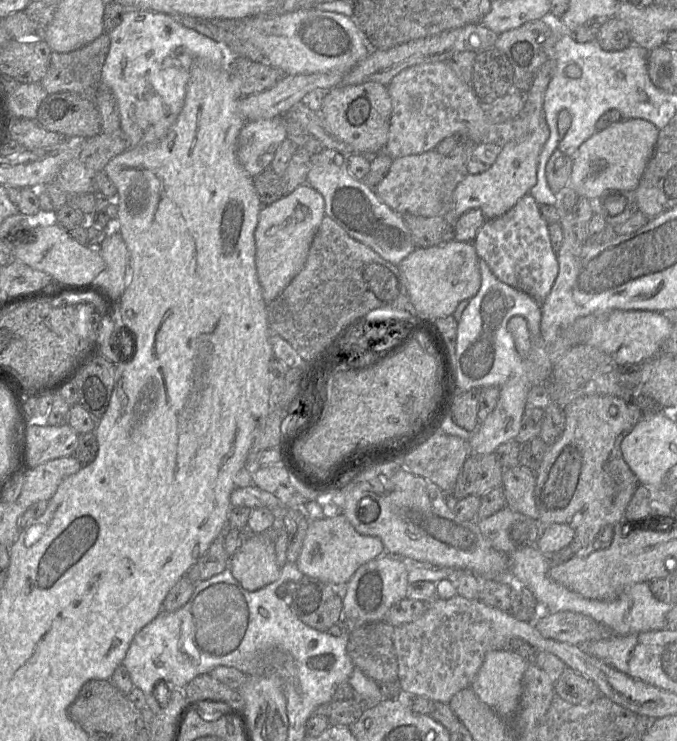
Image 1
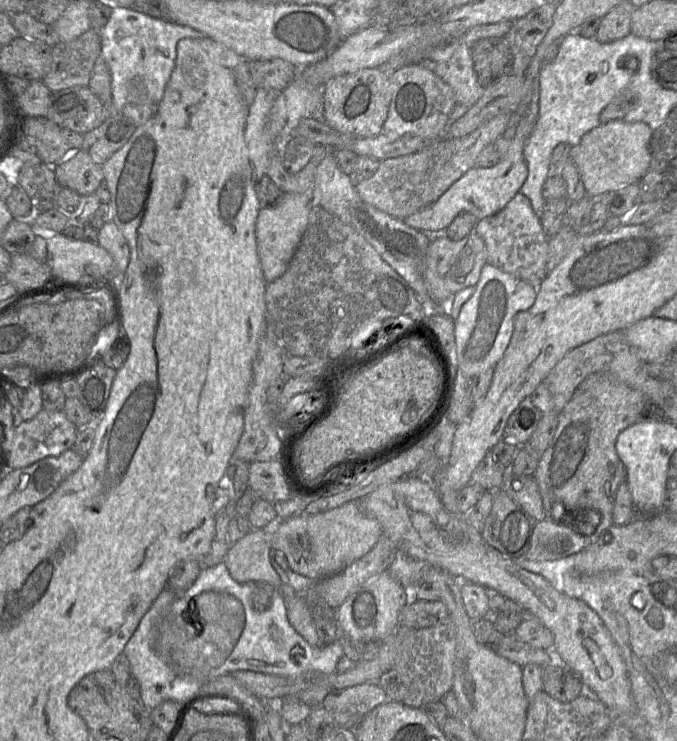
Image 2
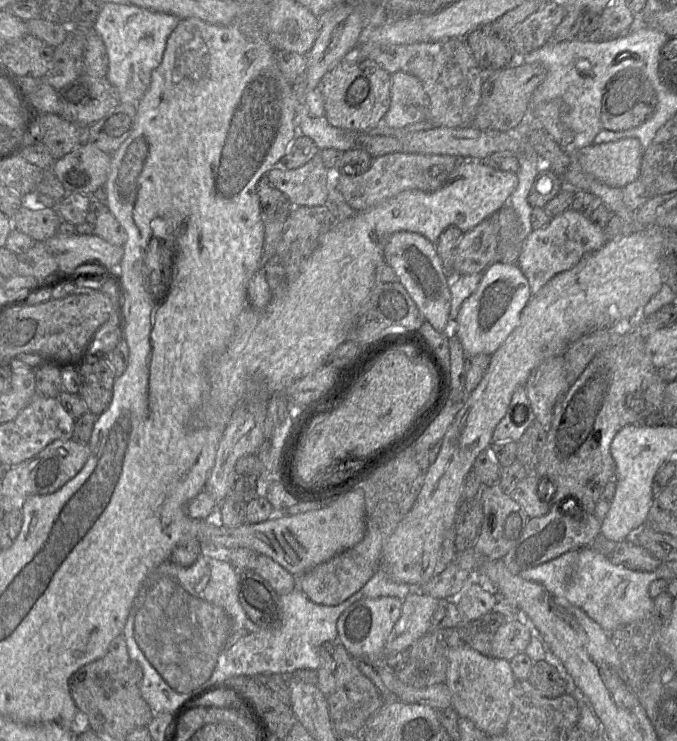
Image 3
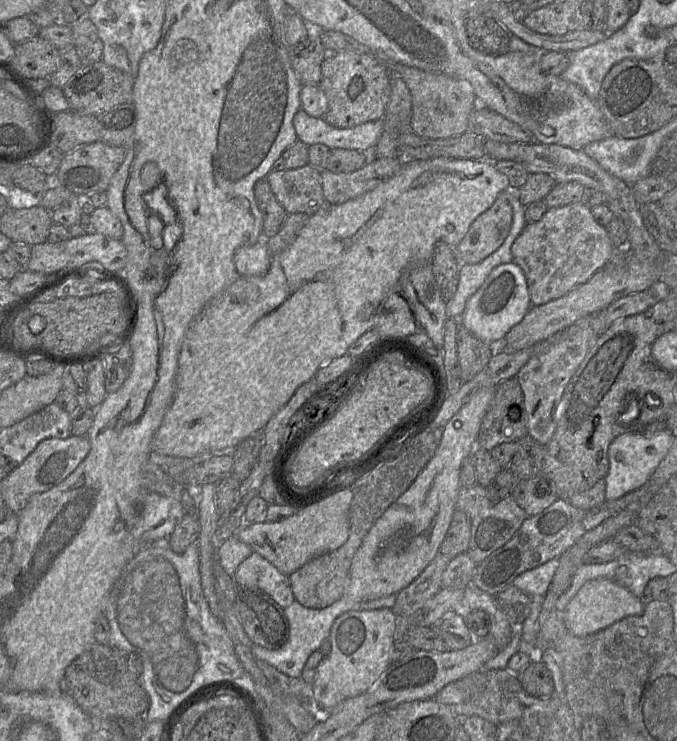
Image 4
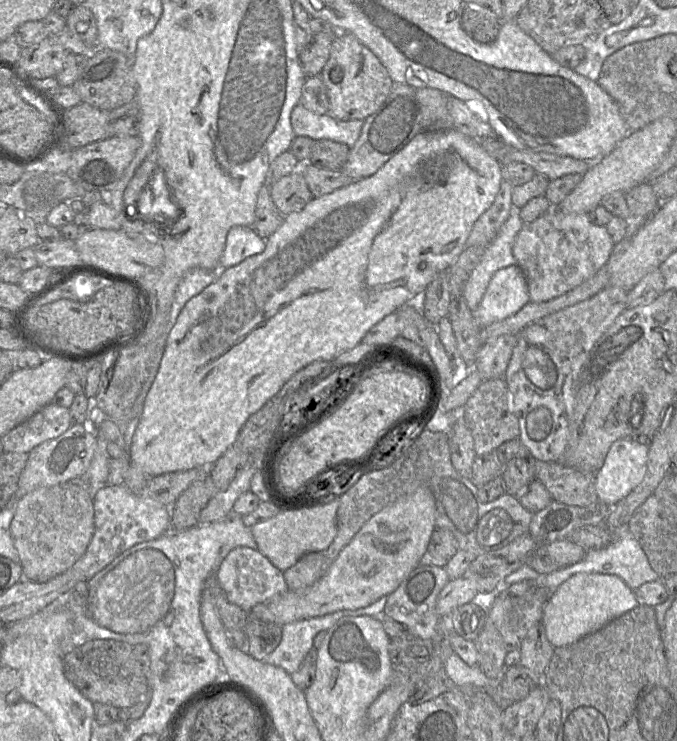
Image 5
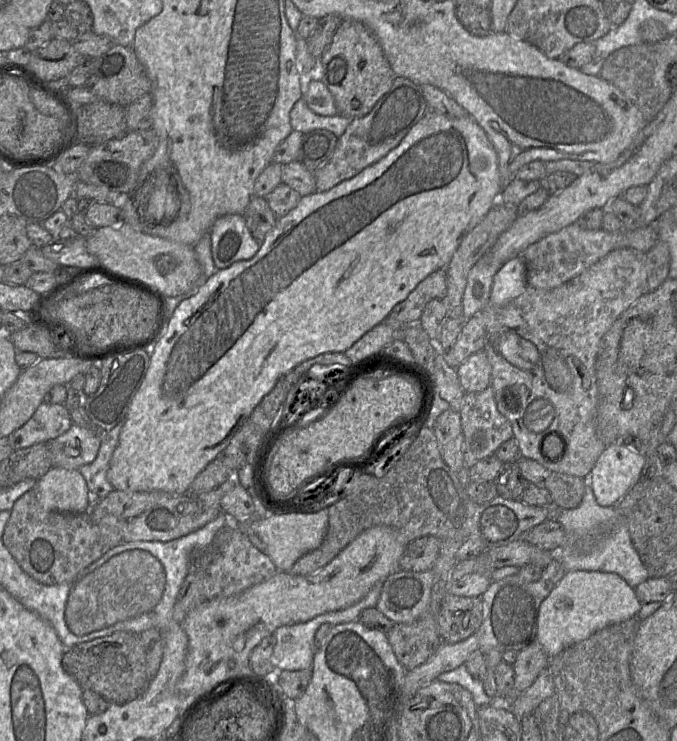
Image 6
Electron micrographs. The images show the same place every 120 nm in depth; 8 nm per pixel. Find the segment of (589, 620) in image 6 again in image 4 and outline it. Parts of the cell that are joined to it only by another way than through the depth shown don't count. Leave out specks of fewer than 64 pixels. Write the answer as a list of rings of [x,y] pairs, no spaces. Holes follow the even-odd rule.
[[[598,578],[586,582],[562,613],[564,623],[573,635],[588,637],[625,617],[640,615],[643,610],[644,603],[642,600],[628,589],[609,579]]]

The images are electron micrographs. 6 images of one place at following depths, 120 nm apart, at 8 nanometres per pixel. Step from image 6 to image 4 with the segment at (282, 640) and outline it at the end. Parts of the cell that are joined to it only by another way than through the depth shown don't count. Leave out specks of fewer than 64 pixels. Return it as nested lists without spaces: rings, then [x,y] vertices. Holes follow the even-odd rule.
[[[389,595],[375,600],[354,600],[343,596],[332,605],[322,609],[304,607],[299,602],[294,602],[284,609],[289,623],[289,638],[287,642],[277,650],[269,650],[259,645],[252,644],[251,652],[256,659],[263,660],[283,674],[298,678],[301,677],[303,668],[309,656],[319,650],[322,642],[329,639],[330,630],[334,621],[342,614],[352,610],[375,610],[382,608],[392,609],[396,601],[396,595]]]

